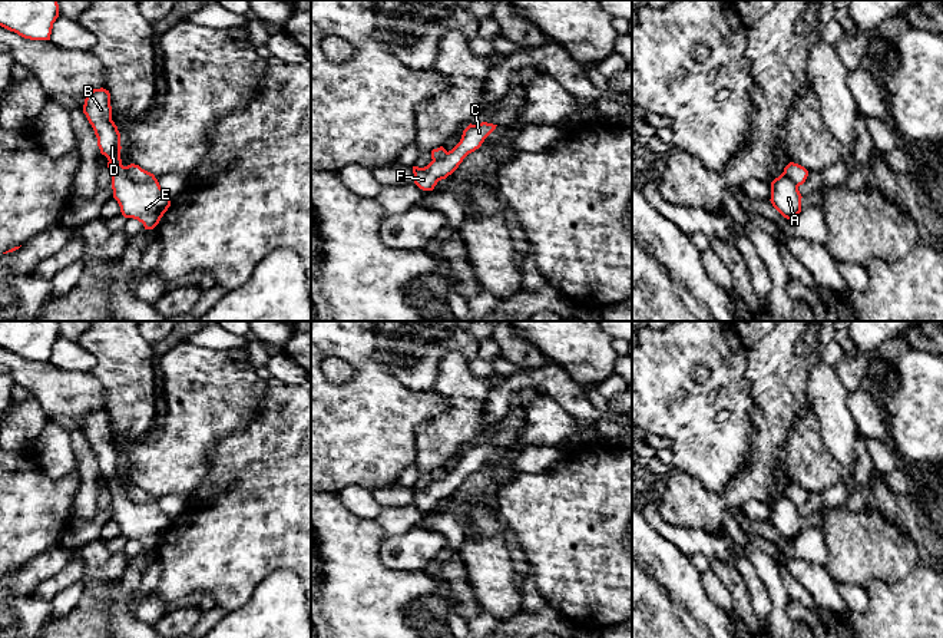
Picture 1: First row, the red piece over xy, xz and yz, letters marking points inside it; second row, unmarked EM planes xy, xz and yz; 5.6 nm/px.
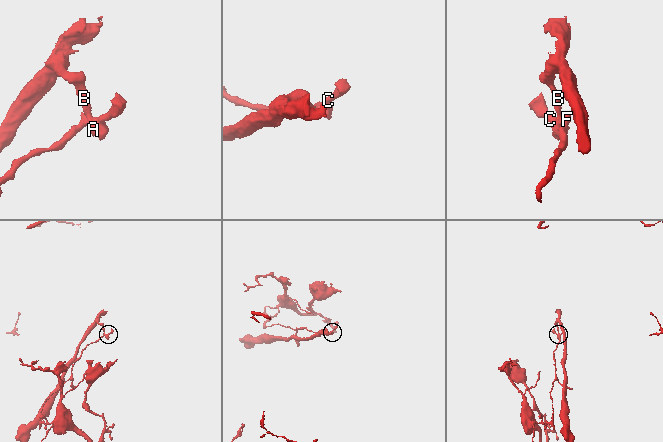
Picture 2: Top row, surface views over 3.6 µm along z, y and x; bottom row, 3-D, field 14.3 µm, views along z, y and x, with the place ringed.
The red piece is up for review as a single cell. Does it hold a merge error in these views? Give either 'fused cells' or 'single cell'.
fused cells

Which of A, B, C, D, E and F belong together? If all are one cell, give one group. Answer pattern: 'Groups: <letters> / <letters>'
Groups: A B D E / C F

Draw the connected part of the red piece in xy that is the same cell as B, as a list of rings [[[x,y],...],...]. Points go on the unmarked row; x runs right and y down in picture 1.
[[[103,409],[90,411],[85,420],[83,434],[95,452],[100,475],[109,482],[113,519],[118,522],[122,536],[138,541],[145,551],[153,551],[171,528],[171,519],[156,499],[135,503],[126,496],[120,480],[120,454],[112,442],[109,411]]]

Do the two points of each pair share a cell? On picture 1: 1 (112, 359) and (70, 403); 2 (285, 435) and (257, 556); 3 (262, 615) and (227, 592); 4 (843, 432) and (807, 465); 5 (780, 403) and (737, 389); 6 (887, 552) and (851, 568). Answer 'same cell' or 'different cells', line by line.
1: different cells
2: same cell
3: different cells
4: different cells
5: different cells
6: same cell

